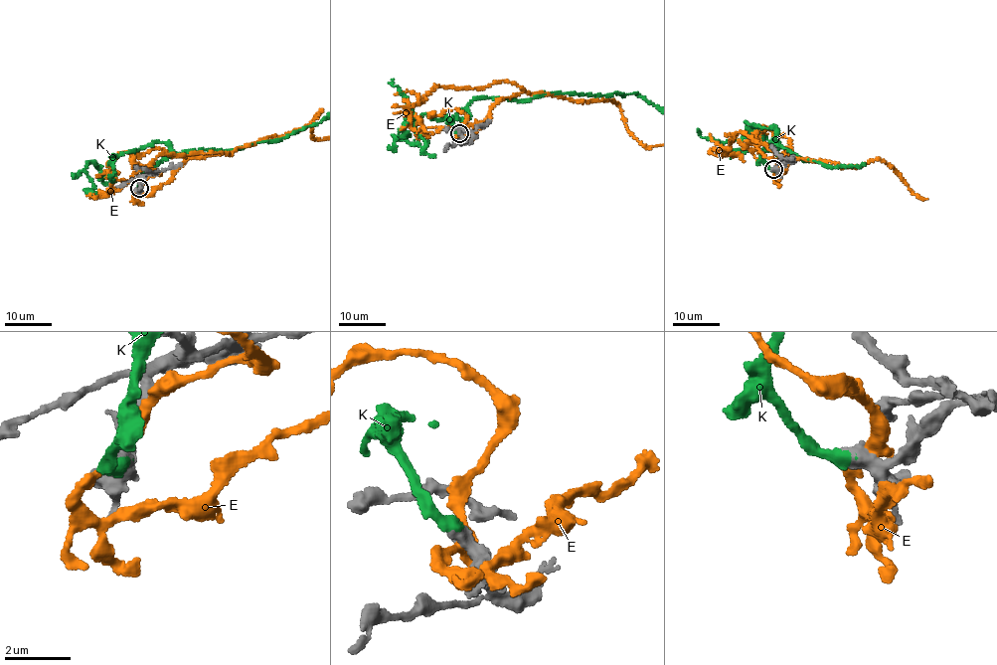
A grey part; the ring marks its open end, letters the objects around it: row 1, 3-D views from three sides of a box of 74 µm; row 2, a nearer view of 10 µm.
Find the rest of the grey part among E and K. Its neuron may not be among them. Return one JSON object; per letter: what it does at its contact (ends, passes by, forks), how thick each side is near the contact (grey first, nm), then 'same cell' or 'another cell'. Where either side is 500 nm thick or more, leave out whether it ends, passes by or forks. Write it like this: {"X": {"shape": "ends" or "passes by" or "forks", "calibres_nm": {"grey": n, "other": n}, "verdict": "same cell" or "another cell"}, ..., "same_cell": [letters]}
{"E": {"shape": "passes by", "calibres_nm": {"grey": 440, "other": 320}, "verdict": "another cell"}, "K": {"shape": "ends", "calibres_nm": {"grey": 360, "other": 380}, "verdict": "same cell"}, "same_cell": ["K"]}

